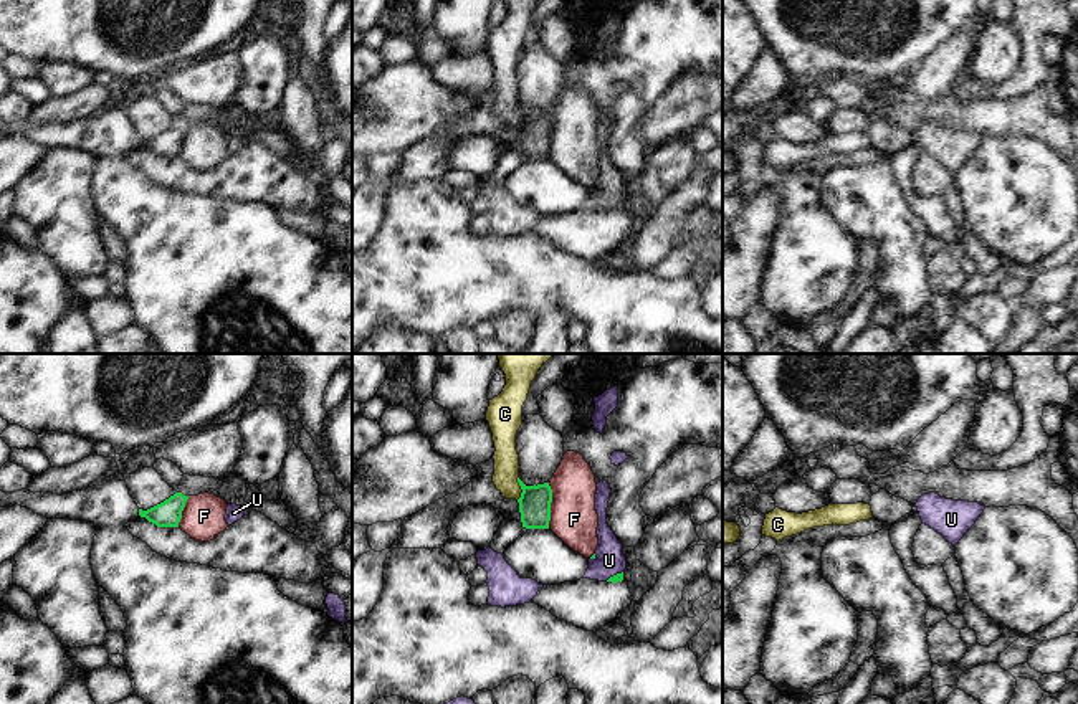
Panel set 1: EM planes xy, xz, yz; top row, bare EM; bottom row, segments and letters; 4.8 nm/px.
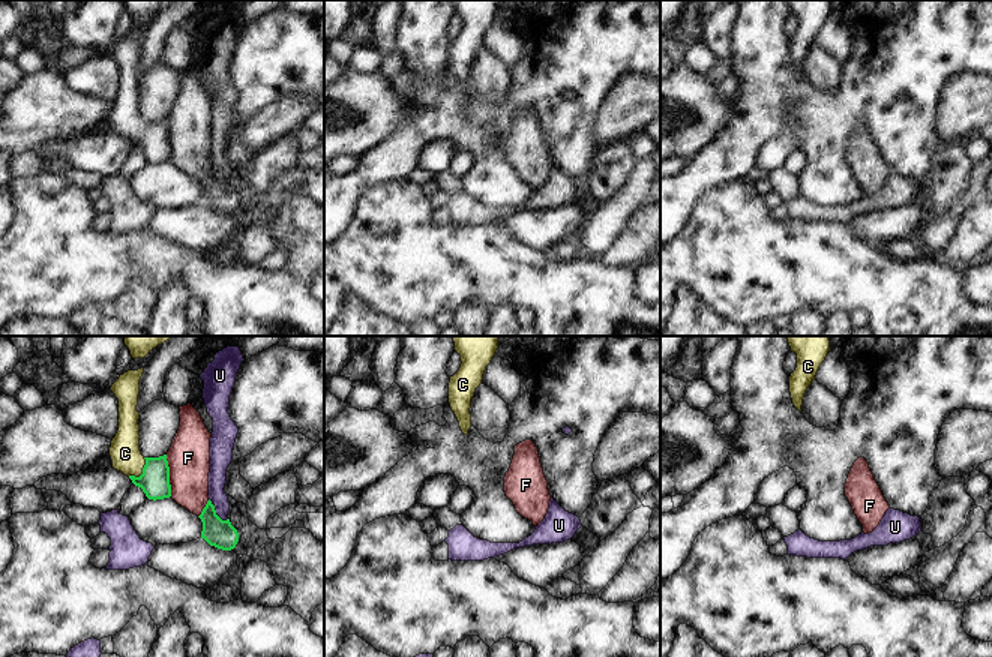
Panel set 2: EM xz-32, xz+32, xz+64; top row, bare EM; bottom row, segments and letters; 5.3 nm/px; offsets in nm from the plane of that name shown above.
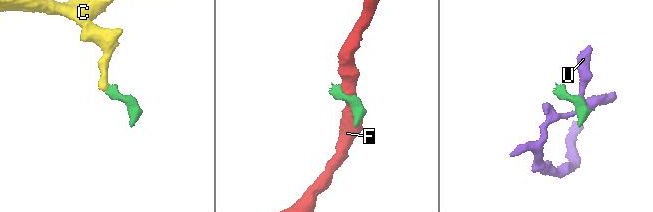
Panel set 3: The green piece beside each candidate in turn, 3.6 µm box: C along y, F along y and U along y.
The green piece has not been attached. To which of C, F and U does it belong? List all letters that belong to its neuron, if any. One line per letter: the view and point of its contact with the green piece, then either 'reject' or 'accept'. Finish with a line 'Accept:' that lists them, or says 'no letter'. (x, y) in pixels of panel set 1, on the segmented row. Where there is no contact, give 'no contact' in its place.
C: xz (521, 488) | accept
F: xz (549, 506) | reject
U: xz (614, 575) | reject
Accept: C

